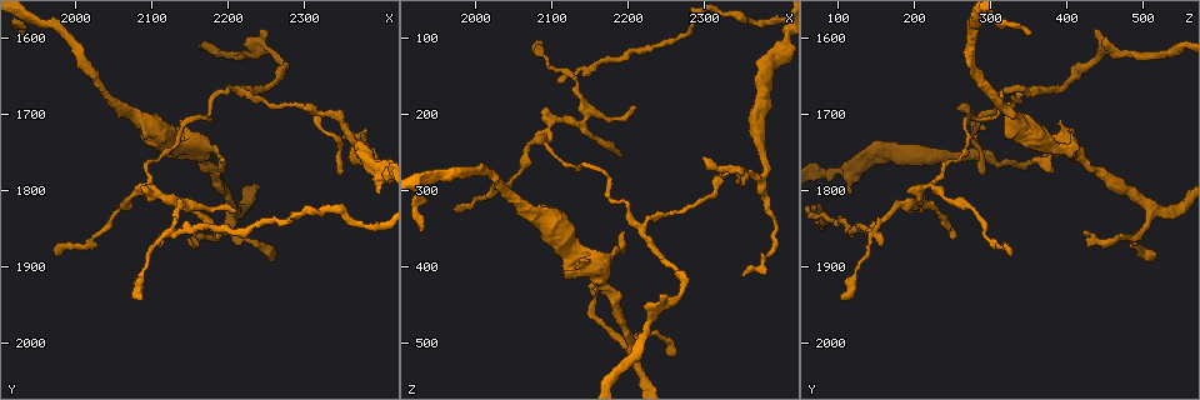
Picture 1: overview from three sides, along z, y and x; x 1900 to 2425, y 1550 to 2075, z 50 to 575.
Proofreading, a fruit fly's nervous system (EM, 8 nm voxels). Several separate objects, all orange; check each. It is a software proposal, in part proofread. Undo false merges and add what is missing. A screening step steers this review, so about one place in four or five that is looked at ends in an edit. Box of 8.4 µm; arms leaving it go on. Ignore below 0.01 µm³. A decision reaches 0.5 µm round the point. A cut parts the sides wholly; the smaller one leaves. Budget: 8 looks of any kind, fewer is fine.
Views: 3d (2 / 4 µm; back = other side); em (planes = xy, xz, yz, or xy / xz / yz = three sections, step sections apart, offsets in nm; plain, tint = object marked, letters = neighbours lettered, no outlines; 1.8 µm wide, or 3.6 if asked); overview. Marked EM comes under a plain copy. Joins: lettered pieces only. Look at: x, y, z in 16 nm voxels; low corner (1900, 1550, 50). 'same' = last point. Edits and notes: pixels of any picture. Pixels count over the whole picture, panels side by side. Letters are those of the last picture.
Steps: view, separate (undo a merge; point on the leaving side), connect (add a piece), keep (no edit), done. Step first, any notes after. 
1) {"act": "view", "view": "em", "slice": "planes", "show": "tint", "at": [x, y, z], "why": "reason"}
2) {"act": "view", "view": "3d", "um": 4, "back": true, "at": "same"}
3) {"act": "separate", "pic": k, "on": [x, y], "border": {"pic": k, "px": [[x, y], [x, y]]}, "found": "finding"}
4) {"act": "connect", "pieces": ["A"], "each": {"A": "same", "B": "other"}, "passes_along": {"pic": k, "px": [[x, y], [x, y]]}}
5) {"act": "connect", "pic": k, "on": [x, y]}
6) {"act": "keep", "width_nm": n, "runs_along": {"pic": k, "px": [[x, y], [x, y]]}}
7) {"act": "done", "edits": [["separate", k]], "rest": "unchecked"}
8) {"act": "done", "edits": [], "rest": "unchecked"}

{"act": "view", "view": "3d", "um": 4, "at": [2215, 1670, 350], "why": "two arms in line, one across"}

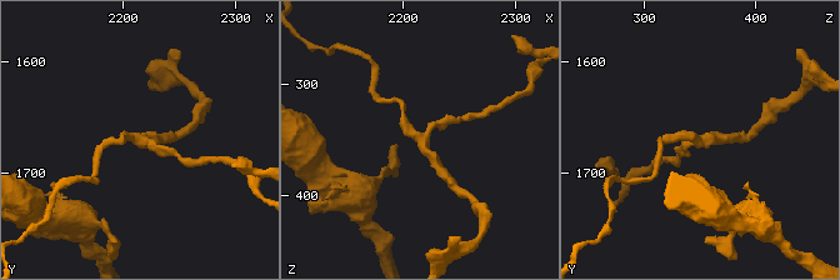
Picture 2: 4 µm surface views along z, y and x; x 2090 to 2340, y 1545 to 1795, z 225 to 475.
{"act": "view", "view": "em", "slice": "yz", "step": 4, "show": "tint", "at": [2216, 1670, 348], "arms": 3, "why": "now the EM"}

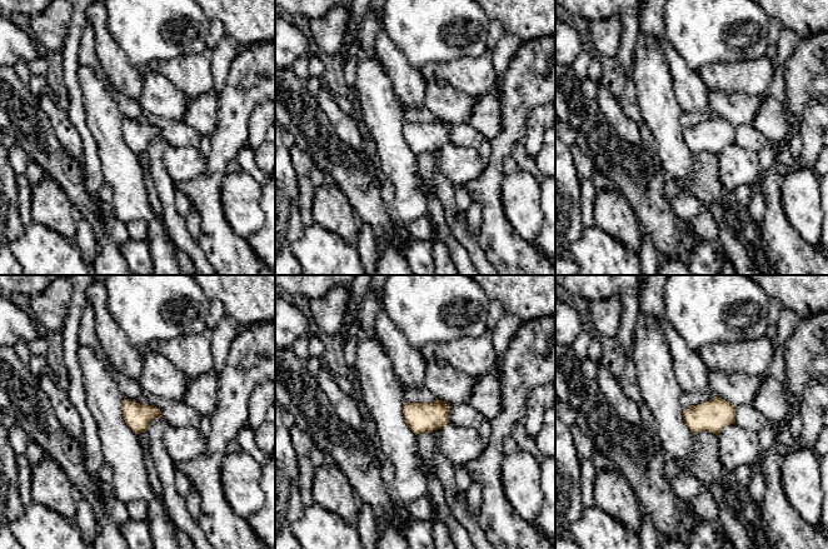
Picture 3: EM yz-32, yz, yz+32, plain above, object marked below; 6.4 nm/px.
{"act": "view", "view": "em", "slice": "planes", "show": "letters", "at": "same", "why": "cut it another way"}

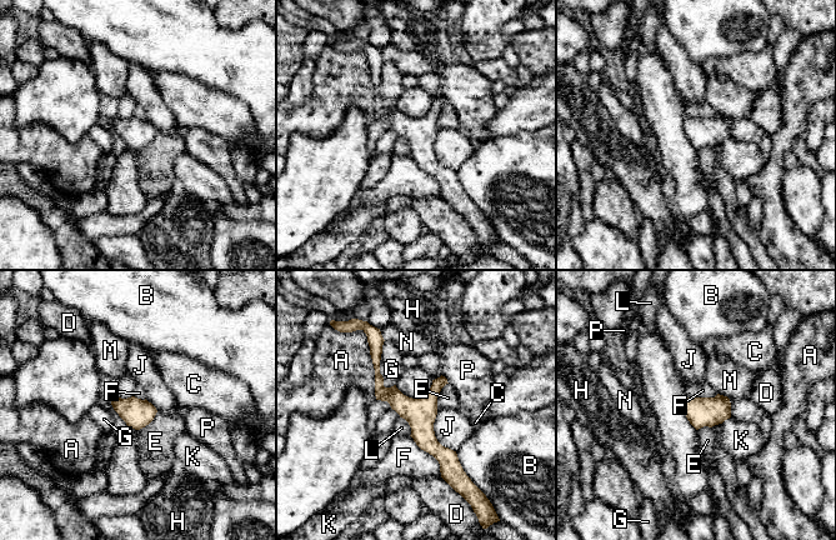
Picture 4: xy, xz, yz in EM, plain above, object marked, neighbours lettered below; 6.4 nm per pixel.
{"act": "keep", "width_nm": 190, "longest_contact_nm": ["A", 400], "each": {"A": "other", "B": "other", "C": "other", "D": "other", "E": "other", "F": "other", "G": "other", "H": "other", "J": "other", "K": "other", "L": "other", "M": "other", "N": "other", "P": "other"}, "found": "continuous, no second cell"}

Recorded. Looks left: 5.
{"act": "view", "view": "3d", "um": 4, "back": true, "at": [2130, 1850, 145], "why": "three-way junction"}

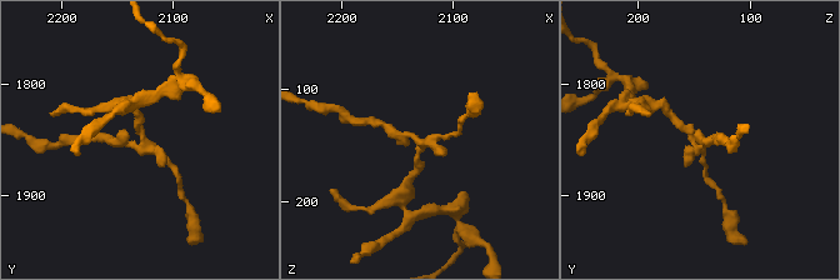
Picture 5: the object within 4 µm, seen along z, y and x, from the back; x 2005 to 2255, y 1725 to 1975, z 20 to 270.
{"act": "view", "view": "em", "slice": "planes", "show": "tint", "at": [2126, 1856, 150], "why": "shape alone is not enough"}

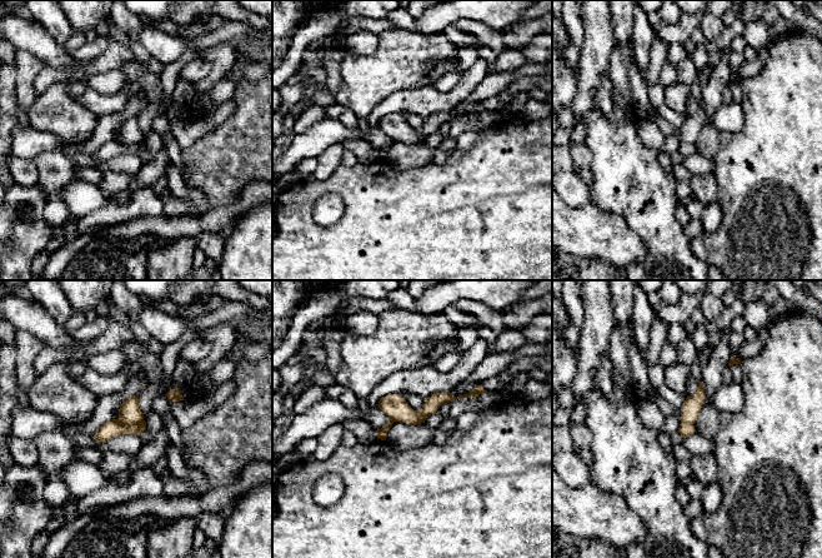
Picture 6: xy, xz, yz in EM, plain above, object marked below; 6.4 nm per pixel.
{"act": "view", "view": "em", "slice": "planes", "show": "letters", "at": "same"}

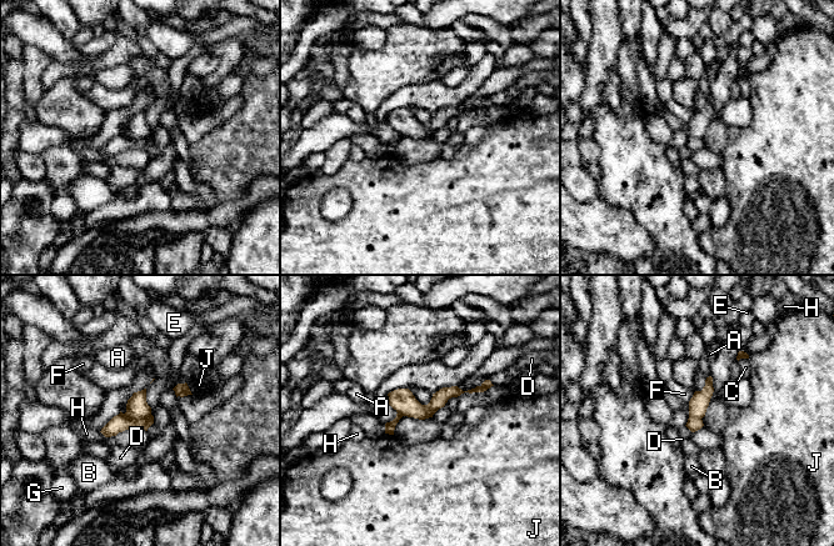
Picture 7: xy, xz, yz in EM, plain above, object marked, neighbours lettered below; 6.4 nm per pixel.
{"act": "separate", "pic": 7, "on": [136, 407], "longest_contact_nm": ["H", 110], "each": {"A": "other", "B": "other", "C": "other", "D": "other", "E": "other", "F": "other", "G": "other", "H": "other", "J": "other"}, "border": {"pic": 7, "px": [[120, 412], [133, 419], [150, 415]]}, "found": "a second cell is stuck on"}

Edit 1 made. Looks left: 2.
{"act": "done", "edits": [["separate", 7]], "rest": "unchecked"}

